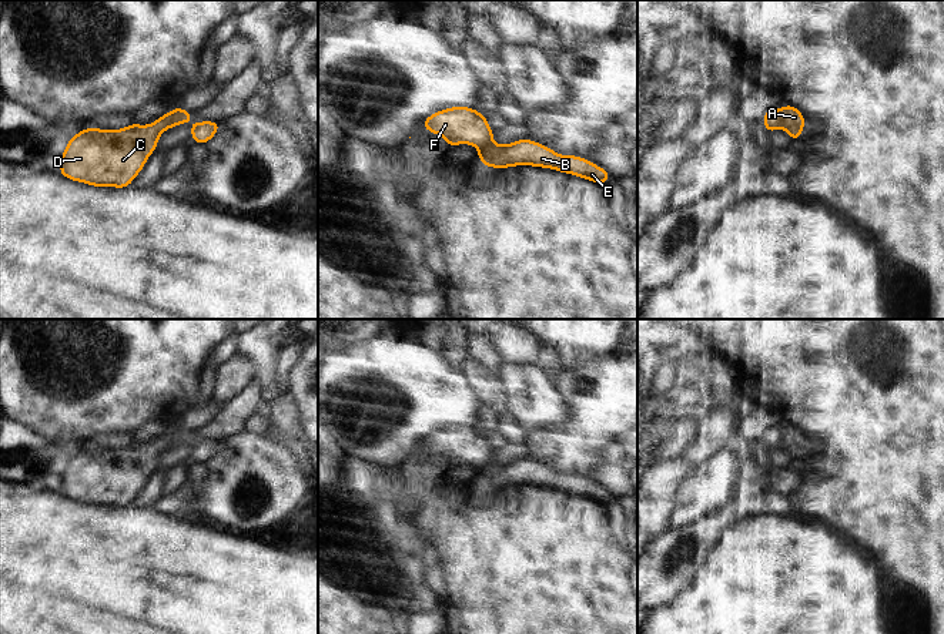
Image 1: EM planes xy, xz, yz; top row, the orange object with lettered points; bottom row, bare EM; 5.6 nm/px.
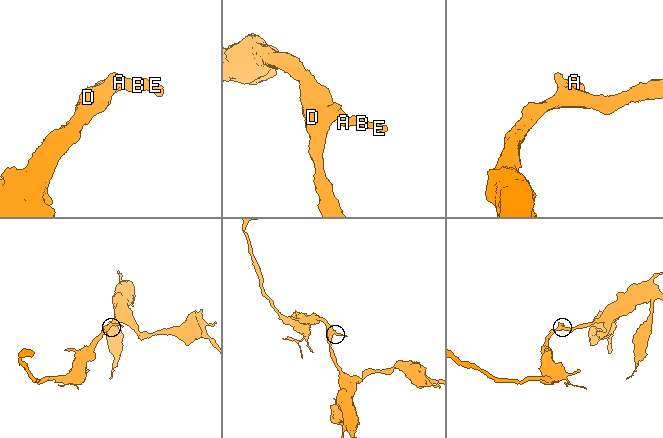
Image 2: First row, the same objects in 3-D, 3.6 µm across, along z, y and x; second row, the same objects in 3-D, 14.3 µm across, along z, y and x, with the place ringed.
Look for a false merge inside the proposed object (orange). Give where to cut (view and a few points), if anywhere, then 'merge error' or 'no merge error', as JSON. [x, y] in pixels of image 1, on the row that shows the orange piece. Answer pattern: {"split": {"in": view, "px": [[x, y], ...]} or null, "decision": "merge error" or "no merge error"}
{"split": {"in": "xy", "px": [[174, 108], [176, 117], [168, 127]]}, "decision": "merge error"}

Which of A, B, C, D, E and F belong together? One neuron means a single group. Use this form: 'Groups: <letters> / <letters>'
Groups: A B E / C D F

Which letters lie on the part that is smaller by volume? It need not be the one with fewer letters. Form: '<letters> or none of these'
A, B, E

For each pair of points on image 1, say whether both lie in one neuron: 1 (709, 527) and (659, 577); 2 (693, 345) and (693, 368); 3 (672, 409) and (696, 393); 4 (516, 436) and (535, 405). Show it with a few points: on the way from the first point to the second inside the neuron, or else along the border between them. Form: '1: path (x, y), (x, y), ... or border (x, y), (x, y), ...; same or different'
1: path (699, 546), (696, 563), (678, 572); same
2: border (699, 354), (683, 356), (678, 362); different
3: path (678, 408), (690, 396); same
4: border (508, 412), (528, 430); different

